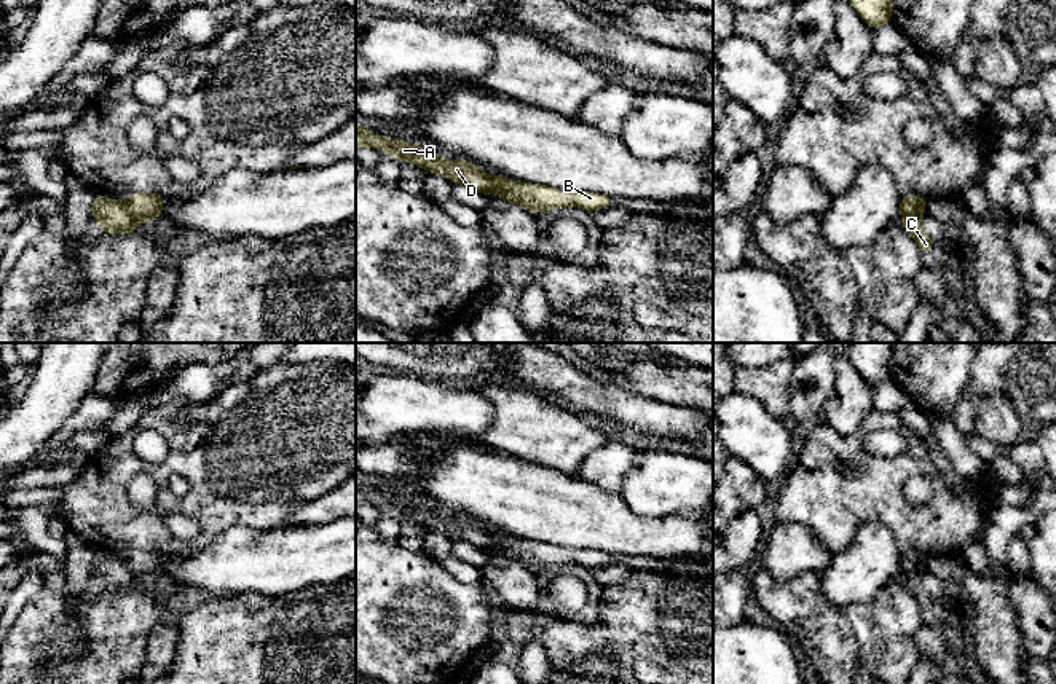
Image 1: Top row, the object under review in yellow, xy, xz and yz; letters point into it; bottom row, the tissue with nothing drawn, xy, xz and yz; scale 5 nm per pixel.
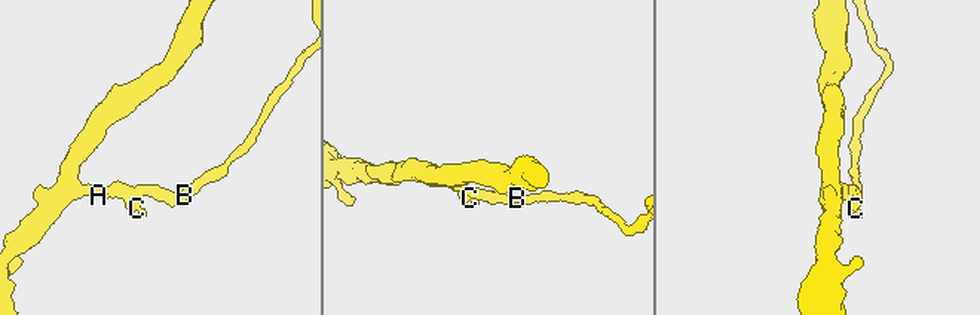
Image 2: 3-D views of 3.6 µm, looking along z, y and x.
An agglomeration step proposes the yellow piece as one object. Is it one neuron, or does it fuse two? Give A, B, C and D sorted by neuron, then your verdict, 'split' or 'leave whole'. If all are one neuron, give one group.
A C D / B | split

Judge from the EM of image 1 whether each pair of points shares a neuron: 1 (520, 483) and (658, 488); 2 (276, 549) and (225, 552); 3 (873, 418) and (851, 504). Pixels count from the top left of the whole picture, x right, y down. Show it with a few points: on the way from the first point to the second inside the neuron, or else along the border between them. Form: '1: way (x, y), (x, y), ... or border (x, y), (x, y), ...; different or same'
1: border (618, 493), (635, 512), (650, 515); different
2: way (264, 552), (238, 552); same
3: way (857, 439), (860, 483); same

